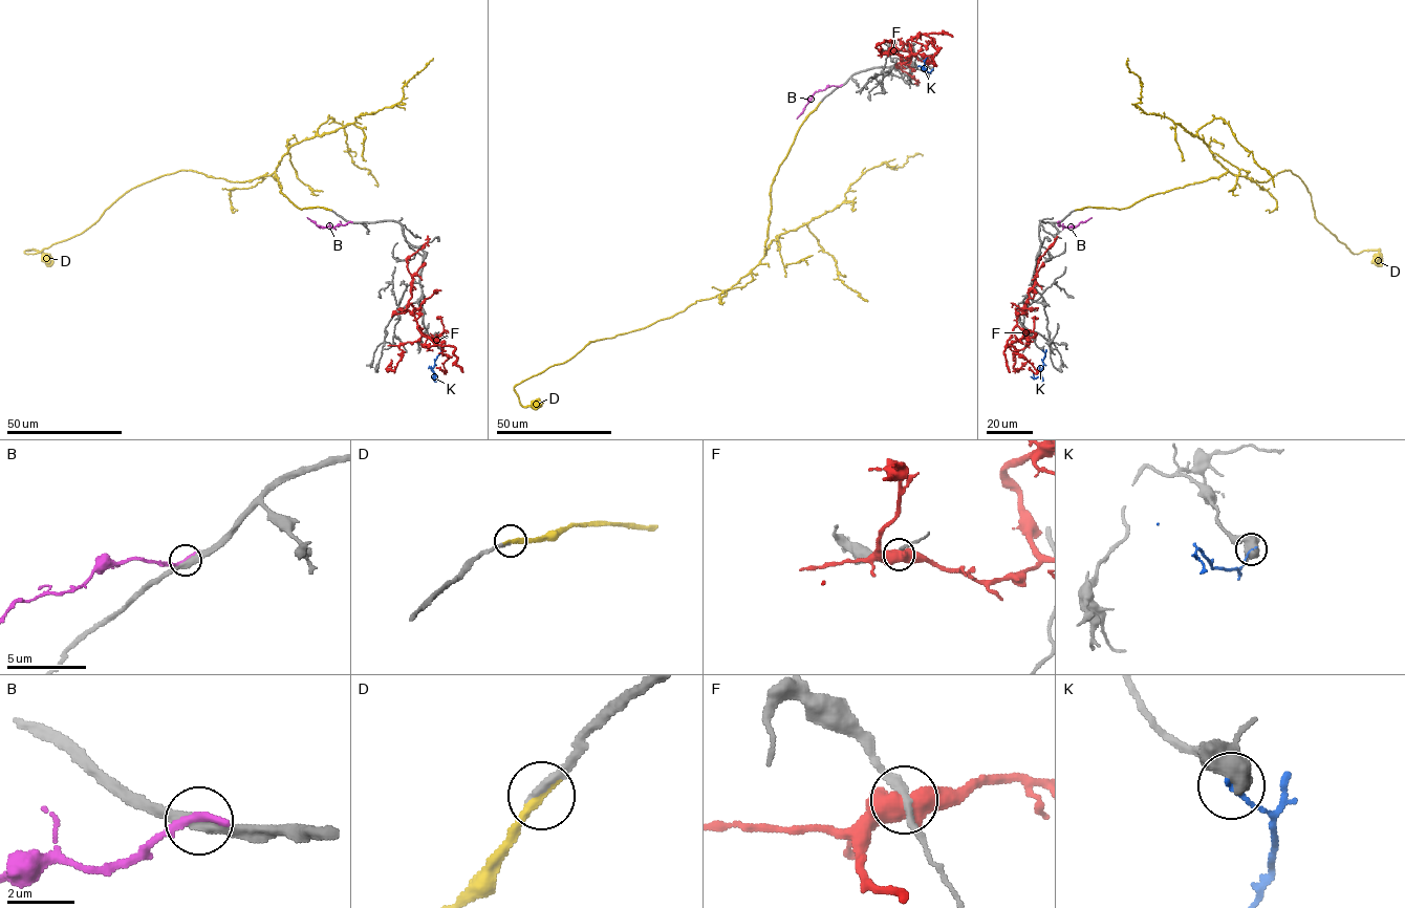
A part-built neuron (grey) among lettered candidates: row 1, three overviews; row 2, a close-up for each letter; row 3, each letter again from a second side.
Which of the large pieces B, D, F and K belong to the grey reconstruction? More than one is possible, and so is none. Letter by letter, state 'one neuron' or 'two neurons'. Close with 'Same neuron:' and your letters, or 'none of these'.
B: two neurons
D: one neuron
F: two neurons
K: two neurons
Same neuron: D

